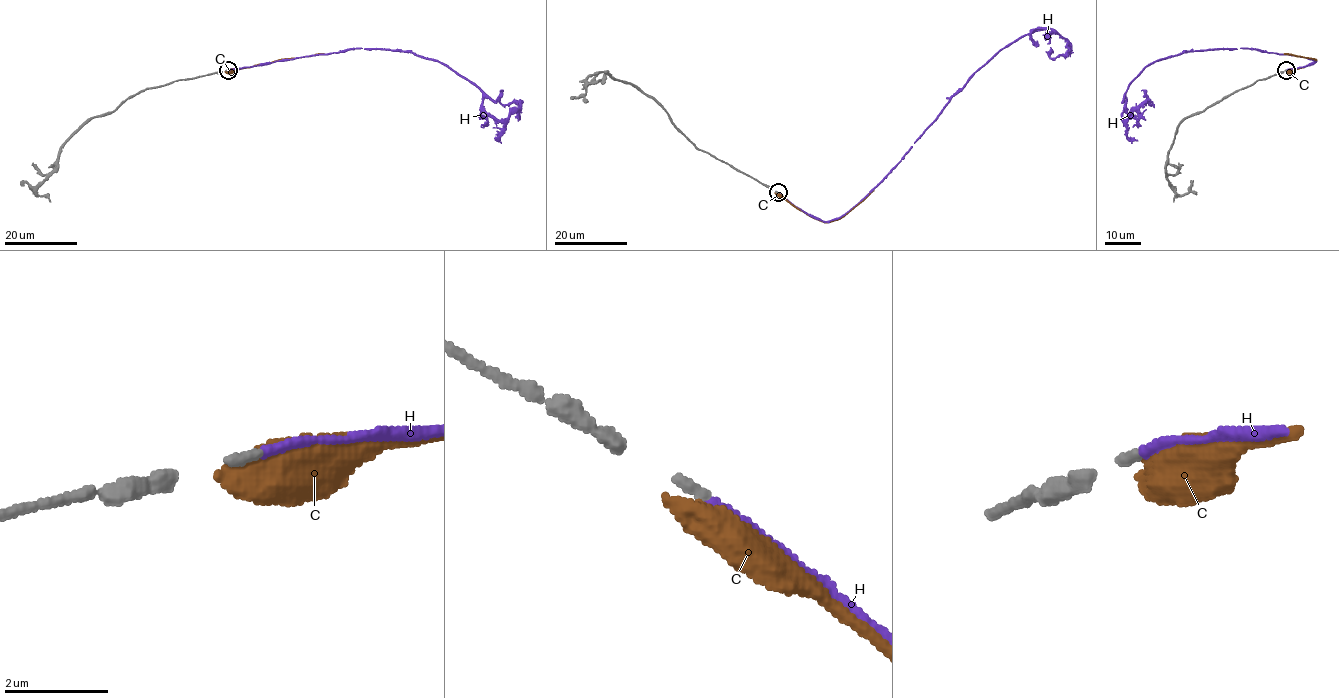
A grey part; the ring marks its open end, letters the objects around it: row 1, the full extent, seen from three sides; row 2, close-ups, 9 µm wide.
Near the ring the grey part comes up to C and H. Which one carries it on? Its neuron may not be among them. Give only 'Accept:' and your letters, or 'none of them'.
Accept: H

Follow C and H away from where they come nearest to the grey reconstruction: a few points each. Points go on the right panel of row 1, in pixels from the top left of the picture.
C: (1286, 69), (1303, 68), (1316, 60), (1284, 53)
H: (1286, 69), (1315, 61), (1255, 49), (1184, 50), (1150, 63), (1131, 82), (1122, 120), (1152, 105), (1141, 90)

